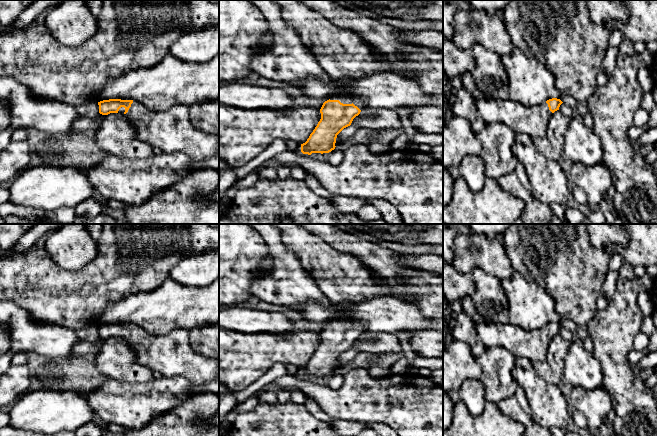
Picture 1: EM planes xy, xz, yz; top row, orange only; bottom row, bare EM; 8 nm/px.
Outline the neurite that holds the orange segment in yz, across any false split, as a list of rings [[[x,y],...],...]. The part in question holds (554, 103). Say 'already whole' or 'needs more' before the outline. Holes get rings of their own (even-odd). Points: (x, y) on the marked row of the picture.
needs more; [[[482,98],[475,101],[477,112],[483,121],[499,122],[512,128],[516,134],[527,134],[533,139],[546,135],[551,115],[559,110],[563,102],[552,98],[545,103],[527,107],[519,102]]]

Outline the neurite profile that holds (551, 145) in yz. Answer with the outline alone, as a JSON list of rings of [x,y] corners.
[[[555,111],[548,122],[546,135],[534,139],[535,148],[546,158],[558,161],[563,156],[565,134],[571,118]]]

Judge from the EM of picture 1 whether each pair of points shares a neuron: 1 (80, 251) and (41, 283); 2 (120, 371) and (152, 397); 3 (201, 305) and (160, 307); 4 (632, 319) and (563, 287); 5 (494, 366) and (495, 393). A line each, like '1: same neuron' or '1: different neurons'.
1: different neurons
2: different neurons
3: same neuron
4: different neurons
5: same neuron

